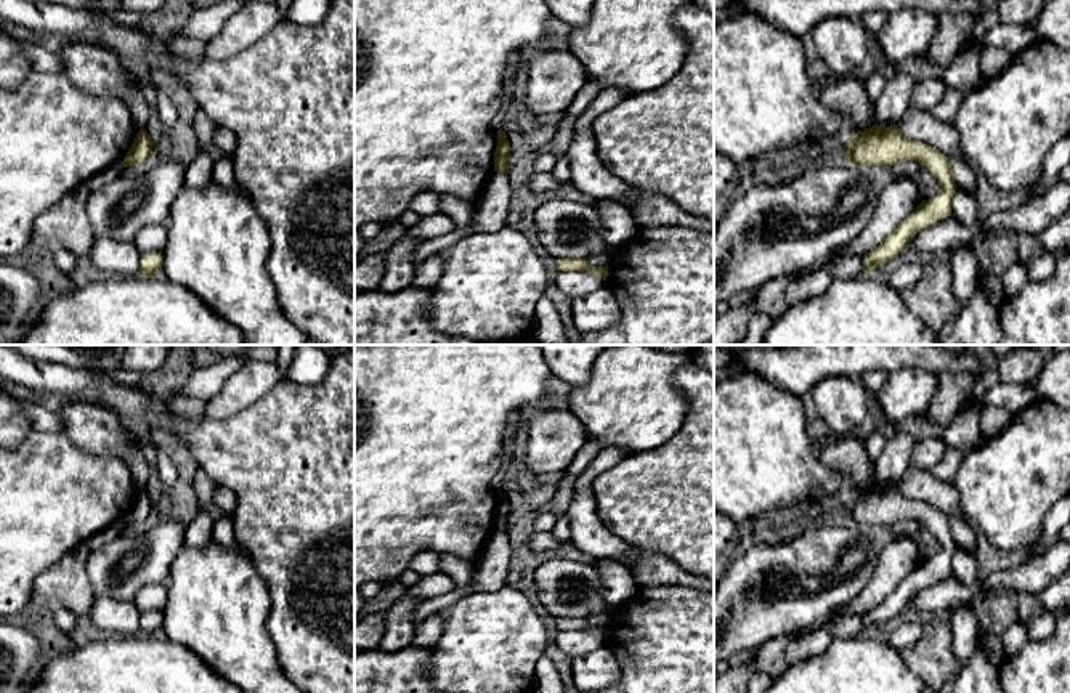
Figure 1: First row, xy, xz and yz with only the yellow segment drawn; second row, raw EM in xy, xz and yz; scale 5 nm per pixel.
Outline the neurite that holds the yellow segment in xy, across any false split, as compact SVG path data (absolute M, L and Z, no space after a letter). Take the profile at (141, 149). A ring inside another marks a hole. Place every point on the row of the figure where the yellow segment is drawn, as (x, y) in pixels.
M140 130L136 133L136 138L128 149L127 156L124 157L122 165L130 167L130 165L140 165L146 162L152 156L152 141L148 135L146 130Z

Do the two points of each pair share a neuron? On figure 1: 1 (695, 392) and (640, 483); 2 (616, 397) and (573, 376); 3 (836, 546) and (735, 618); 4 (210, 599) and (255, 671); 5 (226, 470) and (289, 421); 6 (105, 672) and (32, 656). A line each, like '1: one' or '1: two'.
1: one
2: two
3: one
4: one
5: one
6: two

